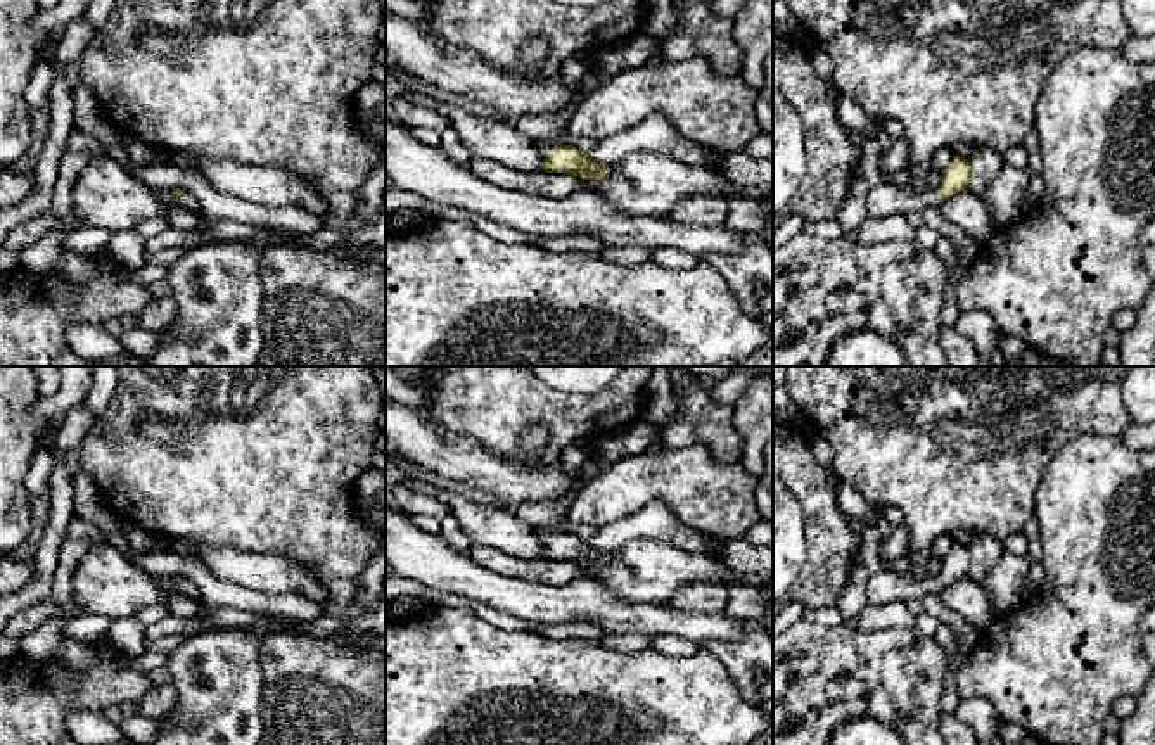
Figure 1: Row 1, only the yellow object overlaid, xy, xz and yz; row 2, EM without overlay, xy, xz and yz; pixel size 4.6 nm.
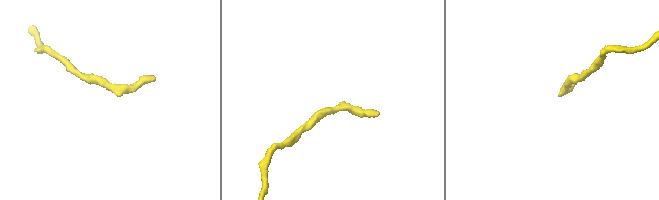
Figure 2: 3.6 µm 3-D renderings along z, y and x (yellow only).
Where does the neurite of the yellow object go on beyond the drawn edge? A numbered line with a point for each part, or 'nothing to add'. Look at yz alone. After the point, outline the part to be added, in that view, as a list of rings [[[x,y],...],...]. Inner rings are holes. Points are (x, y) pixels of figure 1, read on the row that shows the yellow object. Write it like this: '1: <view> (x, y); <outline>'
1: yz (886, 199); [[[882,181],[866,194],[866,214],[873,218],[923,213],[941,207],[942,201],[935,190],[915,192],[904,185]]]

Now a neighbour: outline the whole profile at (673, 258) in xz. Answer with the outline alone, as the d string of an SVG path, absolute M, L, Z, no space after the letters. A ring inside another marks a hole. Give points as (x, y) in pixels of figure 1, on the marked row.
M655 247L654 263L673 268L673 270L690 270L700 263L702 258L690 254L686 251L673 247Z

